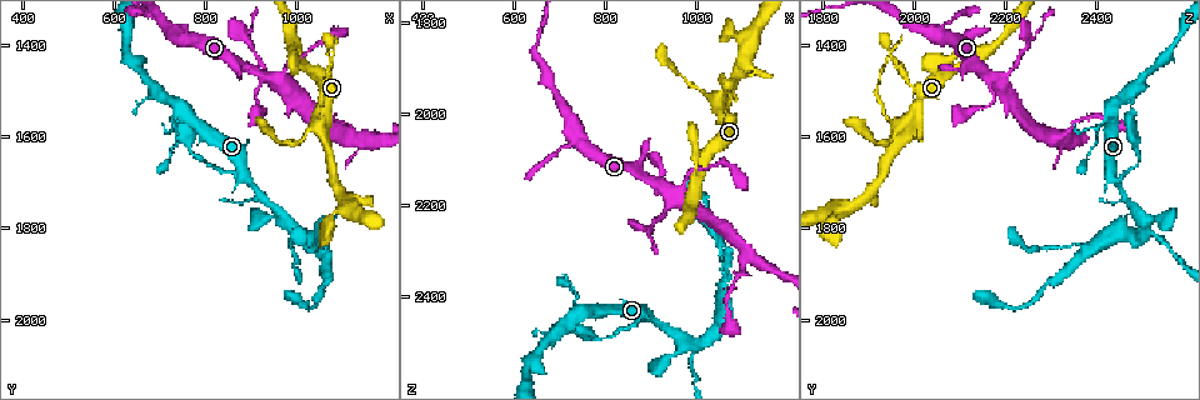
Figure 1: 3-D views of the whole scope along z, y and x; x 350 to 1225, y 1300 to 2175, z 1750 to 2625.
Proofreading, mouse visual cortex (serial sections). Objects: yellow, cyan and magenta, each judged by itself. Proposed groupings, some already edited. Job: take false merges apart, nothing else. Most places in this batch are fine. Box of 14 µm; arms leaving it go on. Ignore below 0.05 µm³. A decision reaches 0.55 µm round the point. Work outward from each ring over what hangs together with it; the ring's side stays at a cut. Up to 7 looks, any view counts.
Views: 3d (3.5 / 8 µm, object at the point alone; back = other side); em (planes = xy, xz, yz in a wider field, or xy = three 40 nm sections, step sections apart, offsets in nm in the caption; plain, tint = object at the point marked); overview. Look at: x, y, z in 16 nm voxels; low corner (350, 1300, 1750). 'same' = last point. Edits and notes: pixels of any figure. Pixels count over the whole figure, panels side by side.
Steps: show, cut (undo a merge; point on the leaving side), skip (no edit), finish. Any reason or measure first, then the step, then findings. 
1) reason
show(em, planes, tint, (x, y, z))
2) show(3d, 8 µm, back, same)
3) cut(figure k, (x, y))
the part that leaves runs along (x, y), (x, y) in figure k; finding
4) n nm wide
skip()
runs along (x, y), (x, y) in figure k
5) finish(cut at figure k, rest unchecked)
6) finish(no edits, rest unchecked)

abrupt turn
show(3d, 3.5 µm, (935, 1470, 2170))

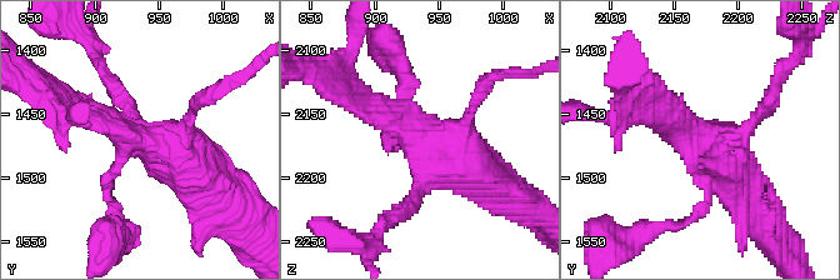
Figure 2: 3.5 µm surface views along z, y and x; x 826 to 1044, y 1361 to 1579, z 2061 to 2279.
shape alone is not enough
show(em, planes, tint, (936, 1470, 2170))

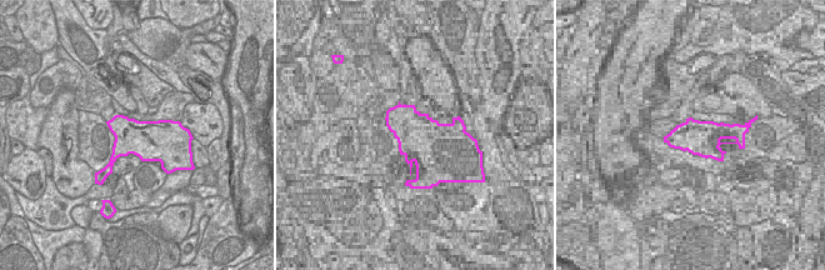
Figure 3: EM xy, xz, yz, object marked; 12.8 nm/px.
cut it another way
show(em, xy, step 3, tint, same)

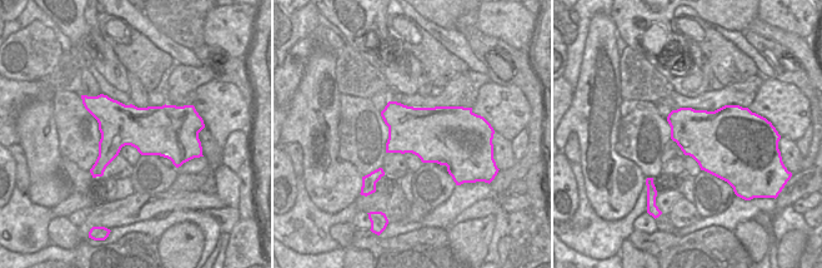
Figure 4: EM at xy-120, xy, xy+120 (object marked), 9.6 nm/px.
skip()
runs along (371, 109), (498, 186) in figure 2; continuous, no second cell

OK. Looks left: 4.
calibre changes
show(3d, 3.5 µm, back, (1070, 1400, 1940))

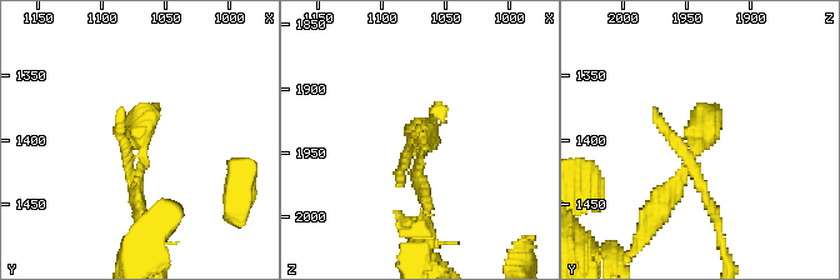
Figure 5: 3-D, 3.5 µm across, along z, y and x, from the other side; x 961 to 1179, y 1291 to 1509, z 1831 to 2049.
skip()
continuous, no second cell

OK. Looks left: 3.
sharp bend
show(3d, 3.5 µm, back, (890, 1690, 2430))

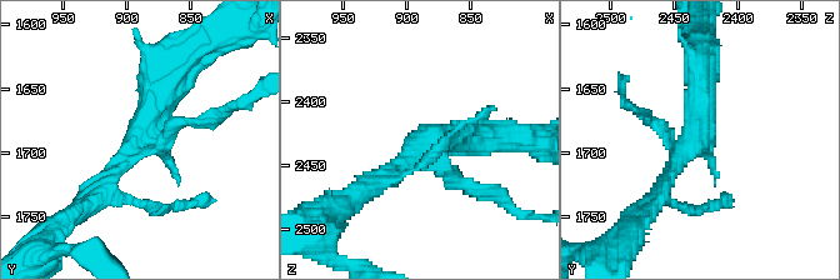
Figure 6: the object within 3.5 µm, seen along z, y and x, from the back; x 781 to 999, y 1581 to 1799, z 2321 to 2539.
show(em, xy, step 2, tint, (888, 1686, 2432))

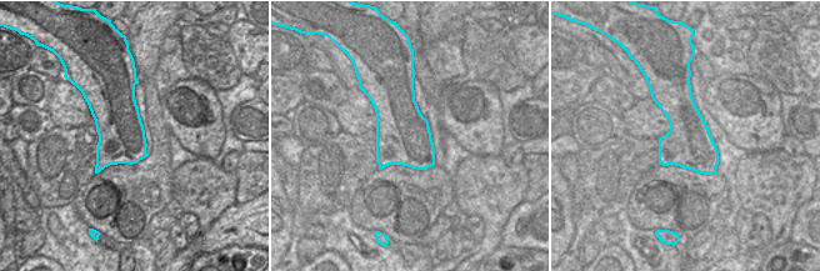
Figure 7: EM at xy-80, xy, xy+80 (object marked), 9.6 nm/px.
show(em, planes, tint, same)

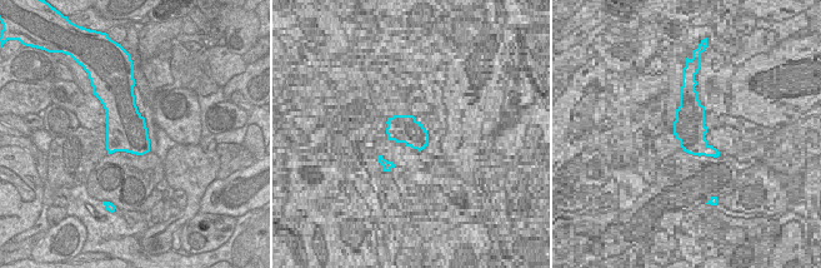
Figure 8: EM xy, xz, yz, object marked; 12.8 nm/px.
500 nm wide
skip()
runs along (176, 65), (141, 138), (95, 199) in figure 6; continuous, no second cell

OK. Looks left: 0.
finish(no edits, rest unchecked)

